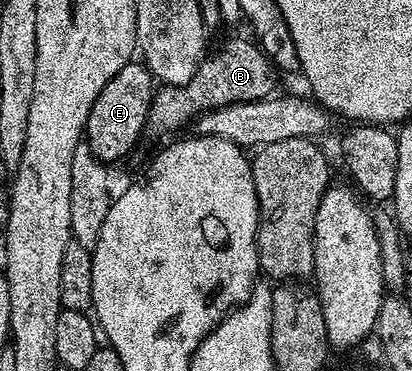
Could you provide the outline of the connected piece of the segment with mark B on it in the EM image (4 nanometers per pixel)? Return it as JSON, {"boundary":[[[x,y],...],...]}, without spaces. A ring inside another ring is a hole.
{"boundary":[[[234,37],[222,45],[219,53],[211,52],[203,60],[195,77],[183,85],[165,85],[155,88],[151,99],[150,113],[147,115],[145,132],[162,137],[165,133],[174,133],[186,124],[193,122],[199,114],[210,113],[225,105],[235,105],[245,101],[262,101],[275,92],[274,76],[276,70],[270,58],[262,52],[253,40],[245,41]]]}

